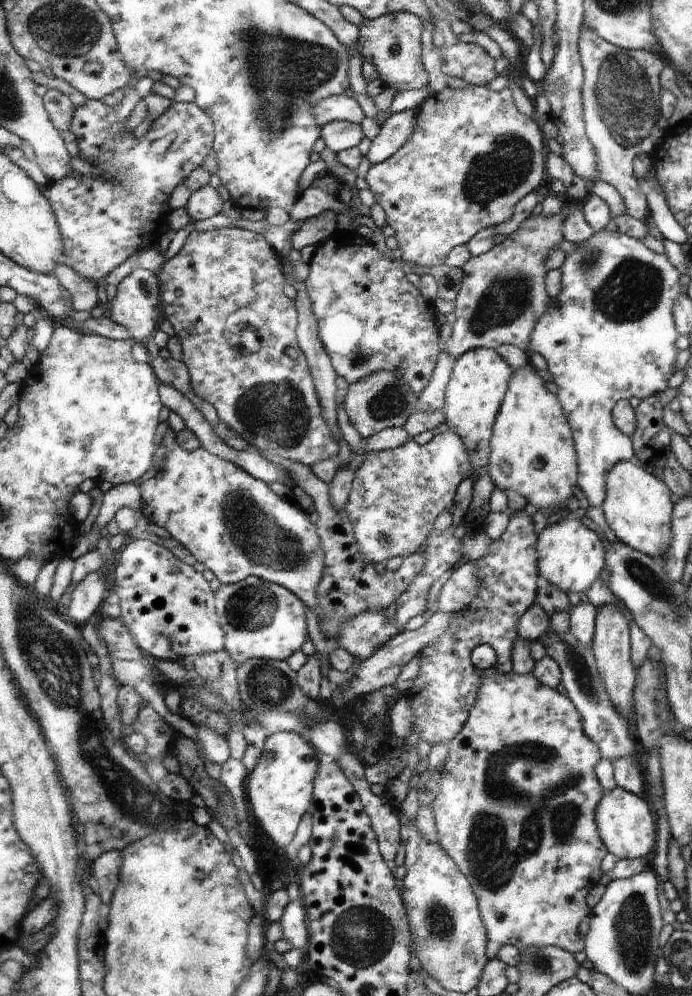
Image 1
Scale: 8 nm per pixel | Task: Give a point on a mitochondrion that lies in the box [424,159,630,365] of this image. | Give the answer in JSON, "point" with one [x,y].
{"point":[507,297]}

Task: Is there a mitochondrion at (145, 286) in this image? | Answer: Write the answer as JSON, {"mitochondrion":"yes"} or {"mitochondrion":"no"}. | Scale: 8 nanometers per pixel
{"mitochondrion":"yes"}

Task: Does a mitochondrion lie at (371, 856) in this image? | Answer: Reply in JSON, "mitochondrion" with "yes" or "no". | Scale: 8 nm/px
{"mitochondrion":"no"}

